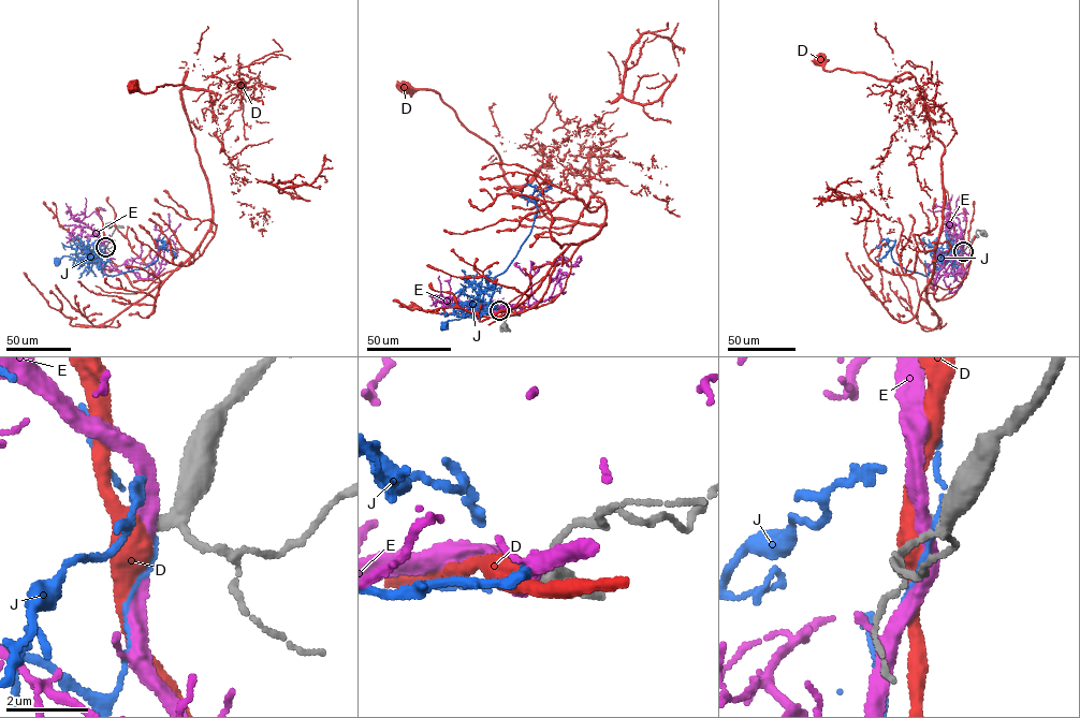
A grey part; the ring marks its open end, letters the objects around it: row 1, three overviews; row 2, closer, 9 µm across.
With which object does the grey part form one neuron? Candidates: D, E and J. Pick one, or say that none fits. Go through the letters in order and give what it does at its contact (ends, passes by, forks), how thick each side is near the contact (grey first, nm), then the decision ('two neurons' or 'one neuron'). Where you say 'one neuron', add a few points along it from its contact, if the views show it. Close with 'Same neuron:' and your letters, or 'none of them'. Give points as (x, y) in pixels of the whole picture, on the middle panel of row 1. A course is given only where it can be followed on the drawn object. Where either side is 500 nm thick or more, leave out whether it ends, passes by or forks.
D: 240/550 nm | two neurons
E: it passes by | 190/360 nm | one neuron | via (499, 310), (529, 308), (530, 279), (538, 268), (560, 258), (568, 265), (575, 266), (581, 258), (577, 260)
J: it passes by | 220/100 nm | two neurons
Same neuron: E

